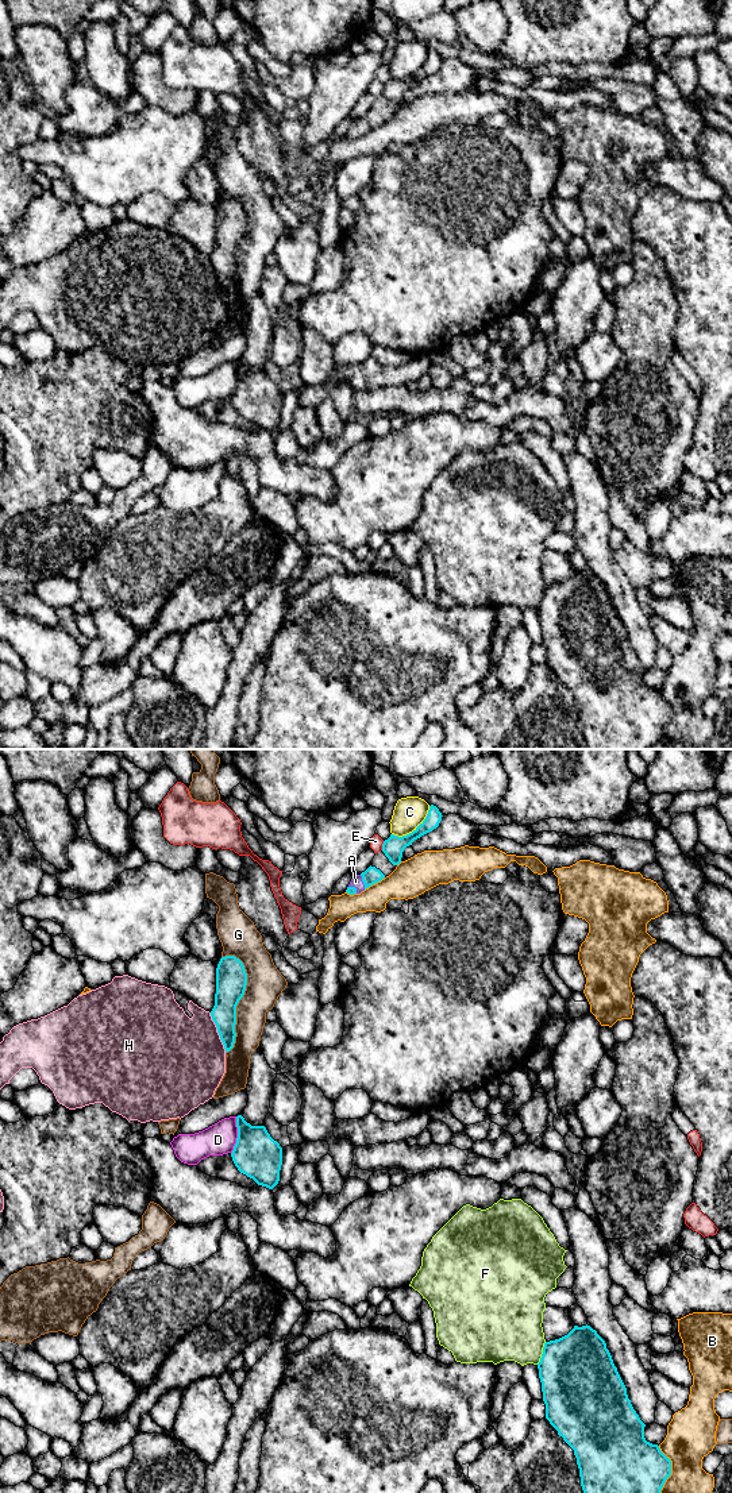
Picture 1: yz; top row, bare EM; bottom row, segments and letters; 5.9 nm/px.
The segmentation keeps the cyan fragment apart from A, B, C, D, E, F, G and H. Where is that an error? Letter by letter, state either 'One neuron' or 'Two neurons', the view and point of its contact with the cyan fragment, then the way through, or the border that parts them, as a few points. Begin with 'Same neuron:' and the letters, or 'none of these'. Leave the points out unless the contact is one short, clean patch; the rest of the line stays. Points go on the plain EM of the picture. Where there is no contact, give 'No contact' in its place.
Same neuron: A
A: One neuron. Touches cyan at yz (362, 124). Path across: yz (372, 119), (362, 124), (355, 126)
B: Two neurons. Touches cyan at yz (670, 716)
C: Two neurons. Touches cyan at yz (413, 74)
D: Two neurons. Touches cyan at yz (238, 379)
E: Two neurons. Touches cyan at yz (382, 89)
F: Two neurons. Touches cyan at yz (543, 597)
G: Two neurons. Touches cyan at yz (237, 249)
H: Two neurons. Touches cyan at yz (218, 276)

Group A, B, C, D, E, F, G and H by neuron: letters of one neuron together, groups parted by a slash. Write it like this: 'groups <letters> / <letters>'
groups A / B / C / D / E / F / G / H

